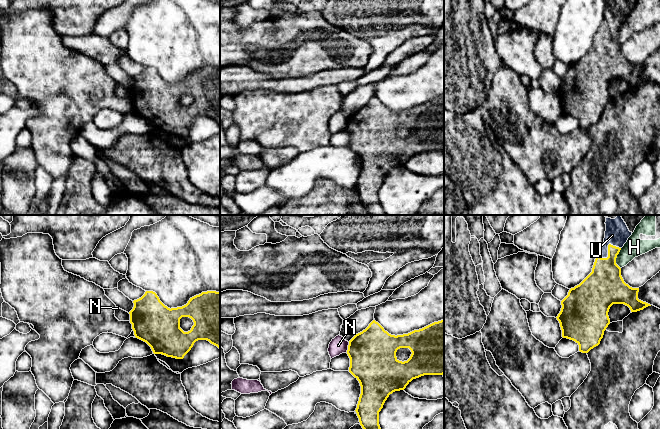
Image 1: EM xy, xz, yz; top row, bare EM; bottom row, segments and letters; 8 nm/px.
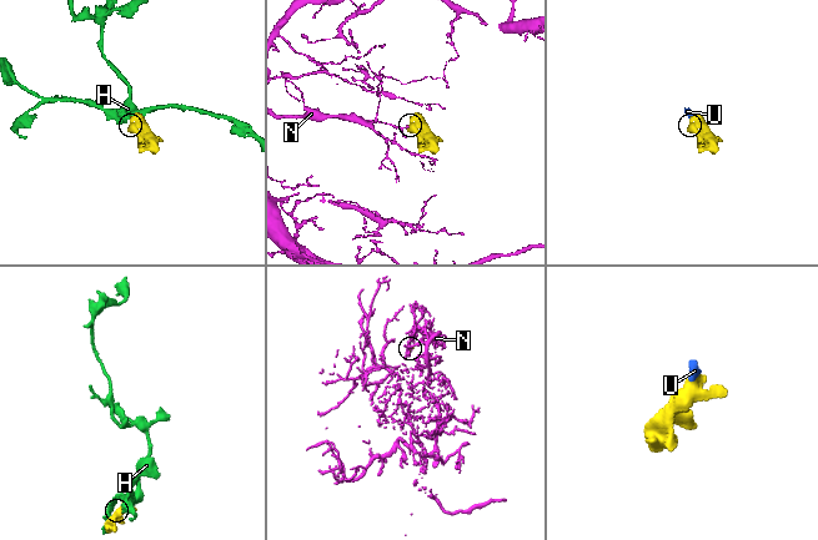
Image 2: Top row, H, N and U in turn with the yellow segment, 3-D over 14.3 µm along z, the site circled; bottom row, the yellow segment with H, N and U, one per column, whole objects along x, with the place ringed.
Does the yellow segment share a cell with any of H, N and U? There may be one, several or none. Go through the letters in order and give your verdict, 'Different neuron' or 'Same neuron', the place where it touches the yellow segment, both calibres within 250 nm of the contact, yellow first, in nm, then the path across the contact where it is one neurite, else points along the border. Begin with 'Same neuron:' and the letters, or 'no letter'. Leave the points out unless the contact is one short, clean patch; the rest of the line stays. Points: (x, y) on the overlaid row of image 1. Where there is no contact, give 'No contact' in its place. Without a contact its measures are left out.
Same neuron: U
H: Different neuron. Touches yellow at yz (616, 257). Thickness 300 nm (yellow) against 160 nm
N: Different neuron. Touches yellow at xz (348, 347). Thickness 380 nm (yellow) against 140 nm. Boundary: xz (349, 342), (346, 351)
U: Same neuron. Touches yellow at yz (608, 249). Thickness 260 nm (yellow) against 190 nm

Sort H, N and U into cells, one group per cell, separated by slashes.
H / N / U

